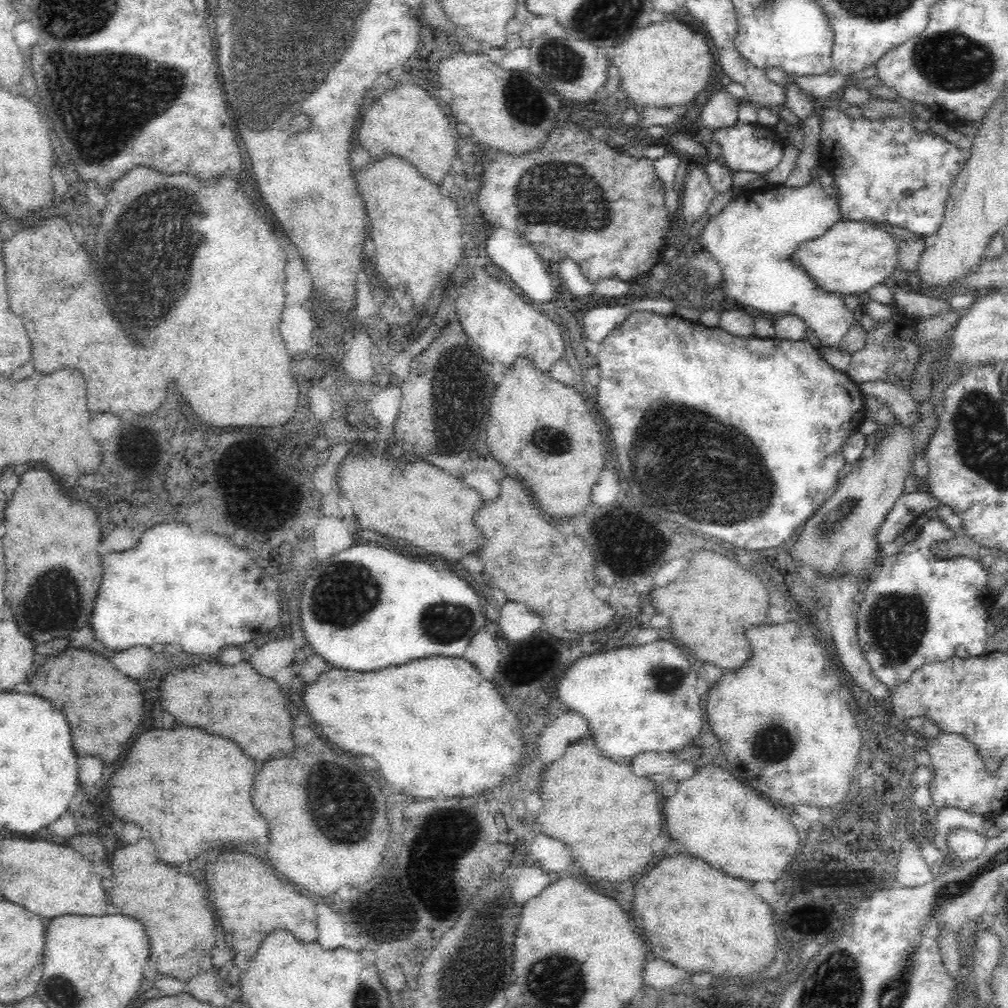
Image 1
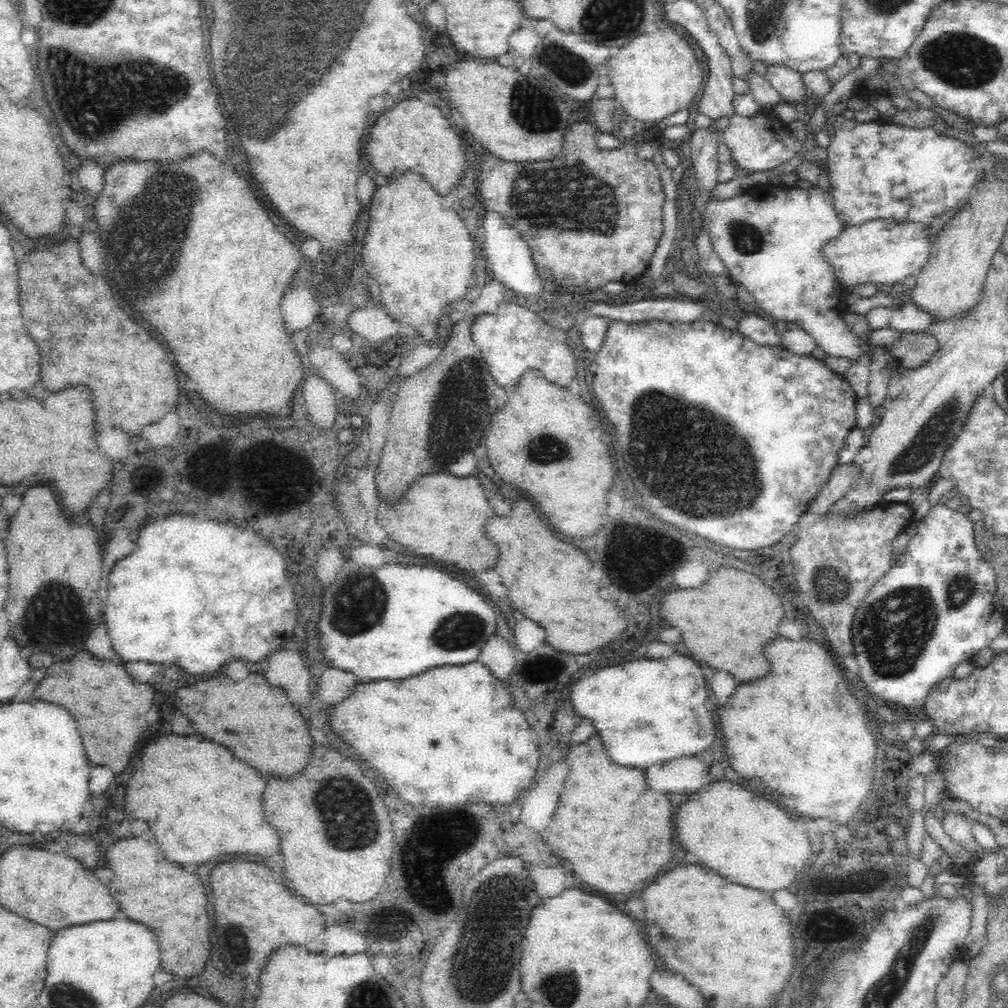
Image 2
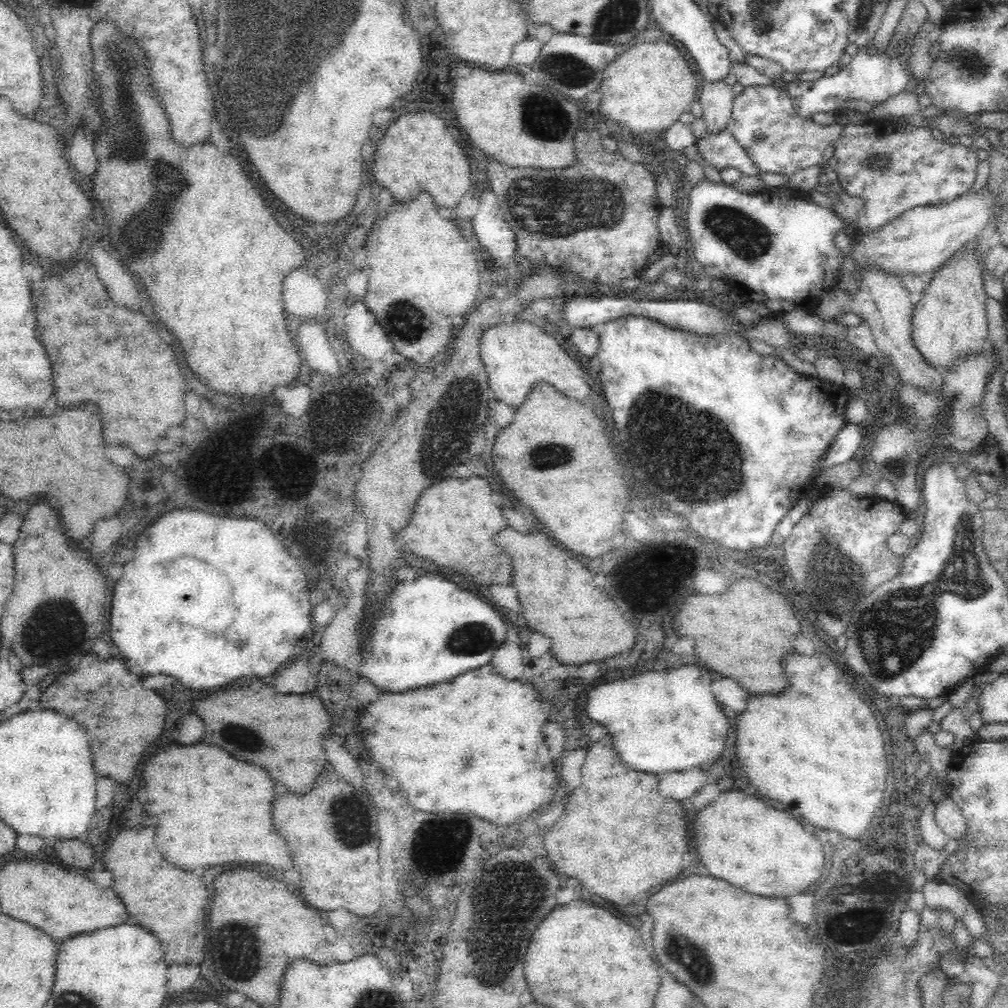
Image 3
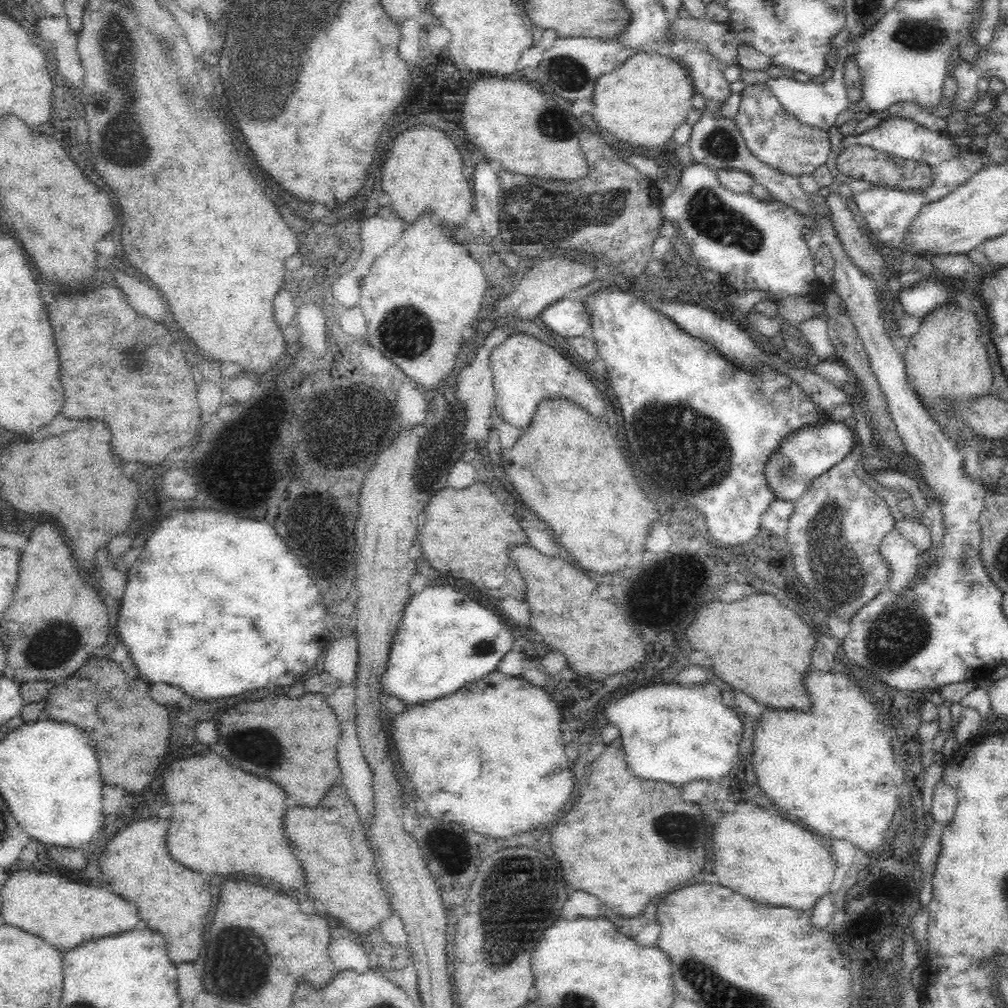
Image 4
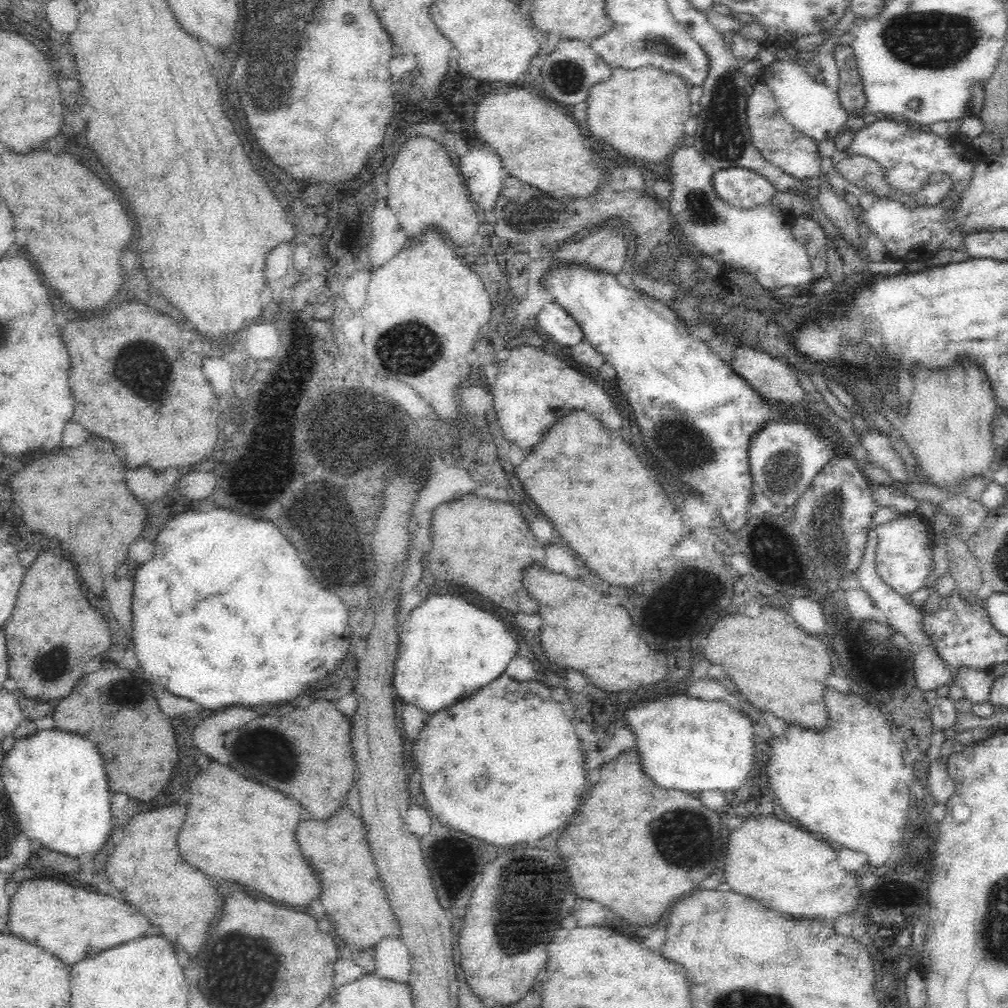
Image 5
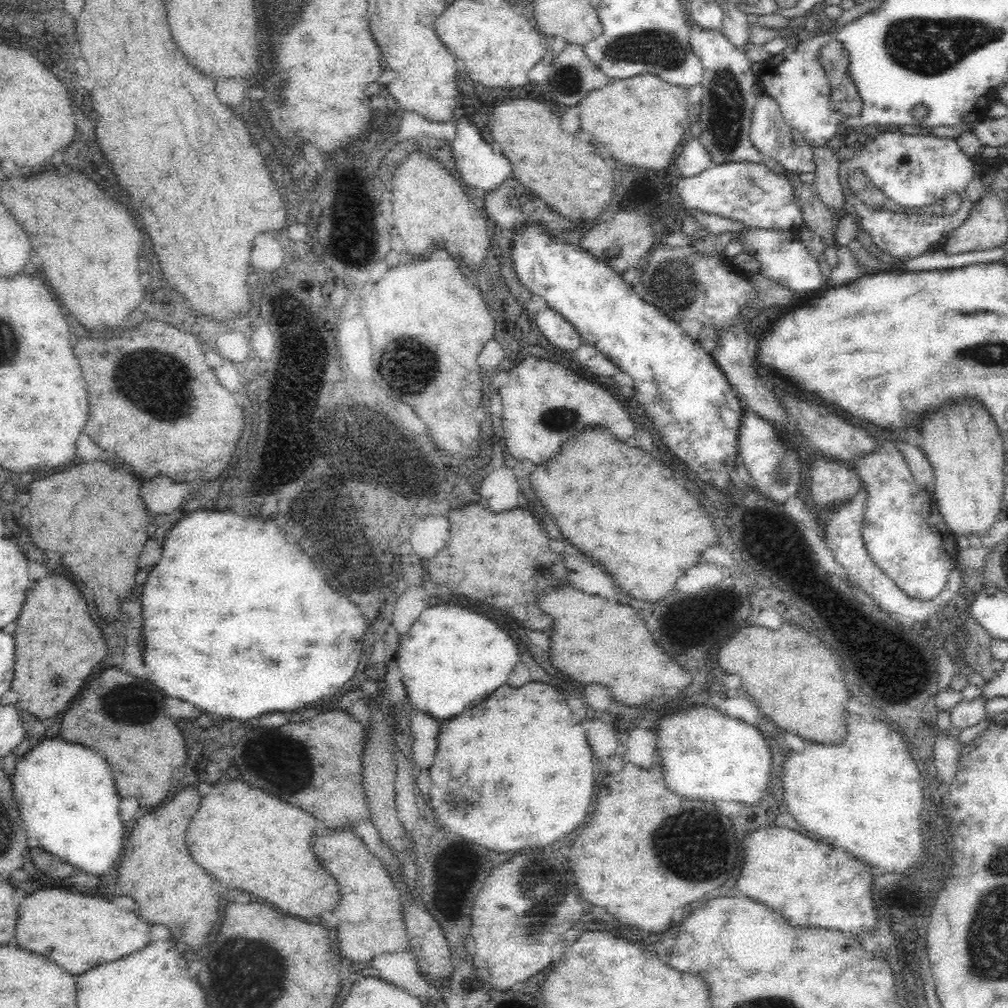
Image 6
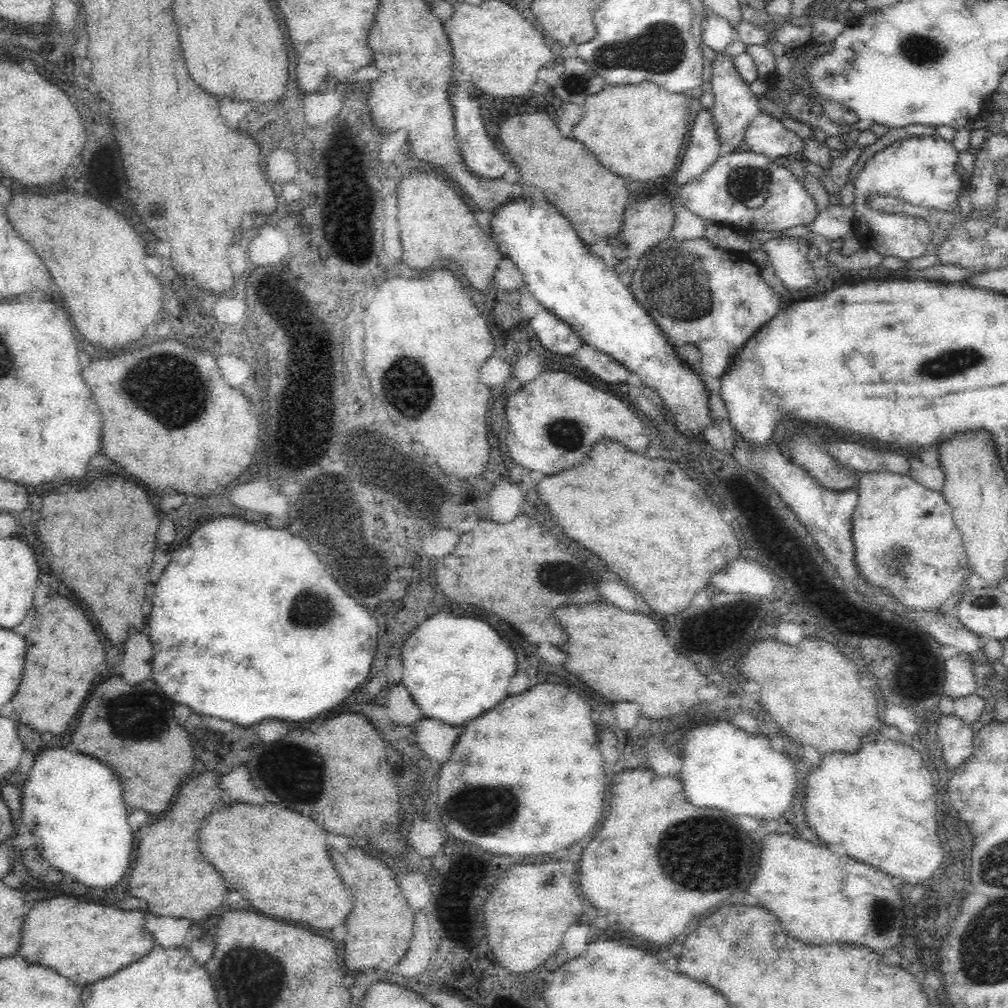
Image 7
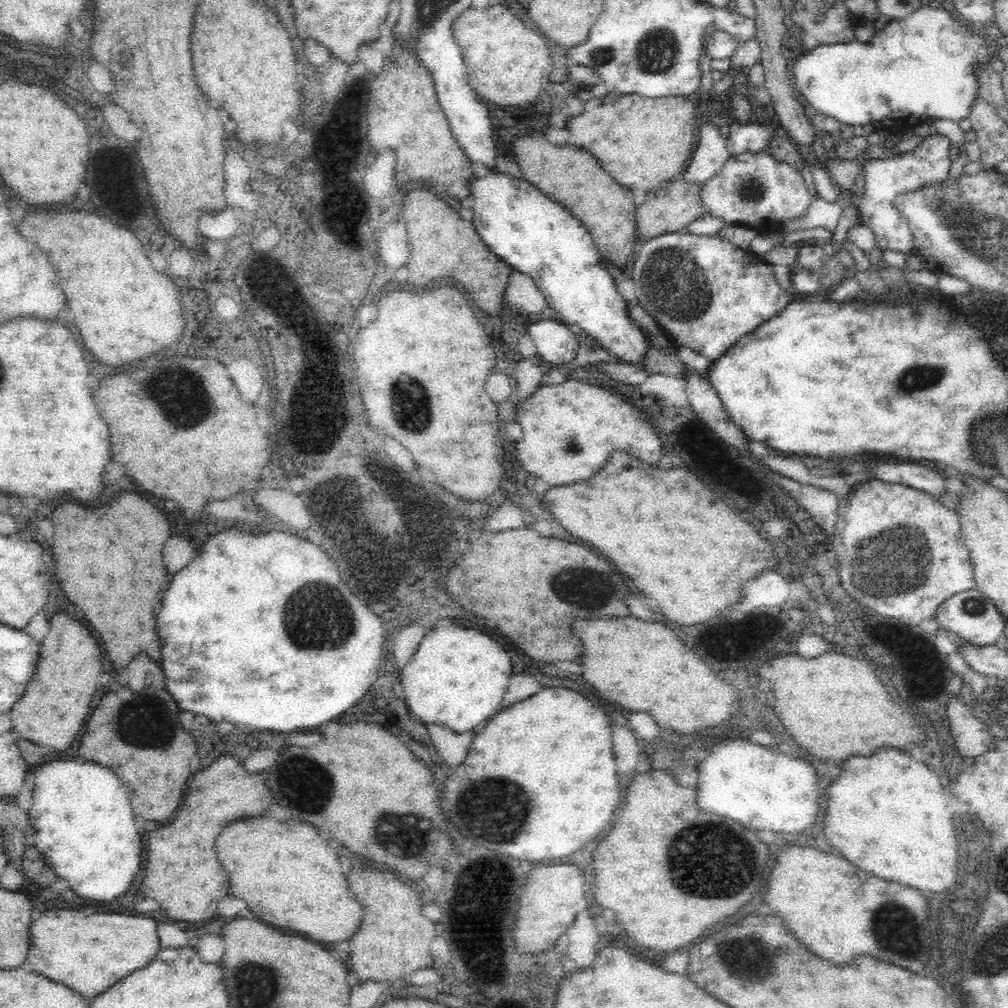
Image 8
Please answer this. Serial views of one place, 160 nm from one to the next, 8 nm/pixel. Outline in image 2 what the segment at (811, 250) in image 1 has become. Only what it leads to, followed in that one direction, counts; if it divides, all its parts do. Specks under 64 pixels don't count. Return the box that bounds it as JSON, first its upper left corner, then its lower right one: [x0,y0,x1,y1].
[819,219,934,290]

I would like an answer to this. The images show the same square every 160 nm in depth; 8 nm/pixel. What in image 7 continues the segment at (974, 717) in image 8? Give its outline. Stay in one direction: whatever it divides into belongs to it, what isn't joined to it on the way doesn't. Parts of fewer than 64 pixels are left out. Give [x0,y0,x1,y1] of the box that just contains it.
[936,713,974,770]

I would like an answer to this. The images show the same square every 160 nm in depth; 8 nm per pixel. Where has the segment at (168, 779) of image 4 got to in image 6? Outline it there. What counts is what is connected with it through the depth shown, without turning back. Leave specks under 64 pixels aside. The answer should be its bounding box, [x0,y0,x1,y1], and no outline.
[186,778,338,916]

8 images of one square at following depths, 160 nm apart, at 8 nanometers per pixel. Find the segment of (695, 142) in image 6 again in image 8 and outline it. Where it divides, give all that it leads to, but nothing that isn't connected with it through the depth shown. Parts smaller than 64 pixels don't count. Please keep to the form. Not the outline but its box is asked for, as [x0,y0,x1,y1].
[679,120,731,183]

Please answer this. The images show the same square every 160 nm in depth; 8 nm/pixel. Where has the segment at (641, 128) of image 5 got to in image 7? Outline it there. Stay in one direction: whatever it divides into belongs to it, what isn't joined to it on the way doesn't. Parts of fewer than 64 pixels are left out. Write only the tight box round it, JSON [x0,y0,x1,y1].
[573,80,690,182]

